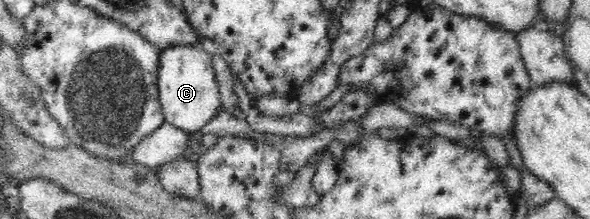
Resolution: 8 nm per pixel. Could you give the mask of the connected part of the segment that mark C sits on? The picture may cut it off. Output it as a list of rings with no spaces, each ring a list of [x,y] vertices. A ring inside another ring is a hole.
[[[175,45],[160,51],[157,86],[165,123],[186,133],[195,133],[201,132],[204,125],[216,117],[222,104],[212,57],[198,45]]]

